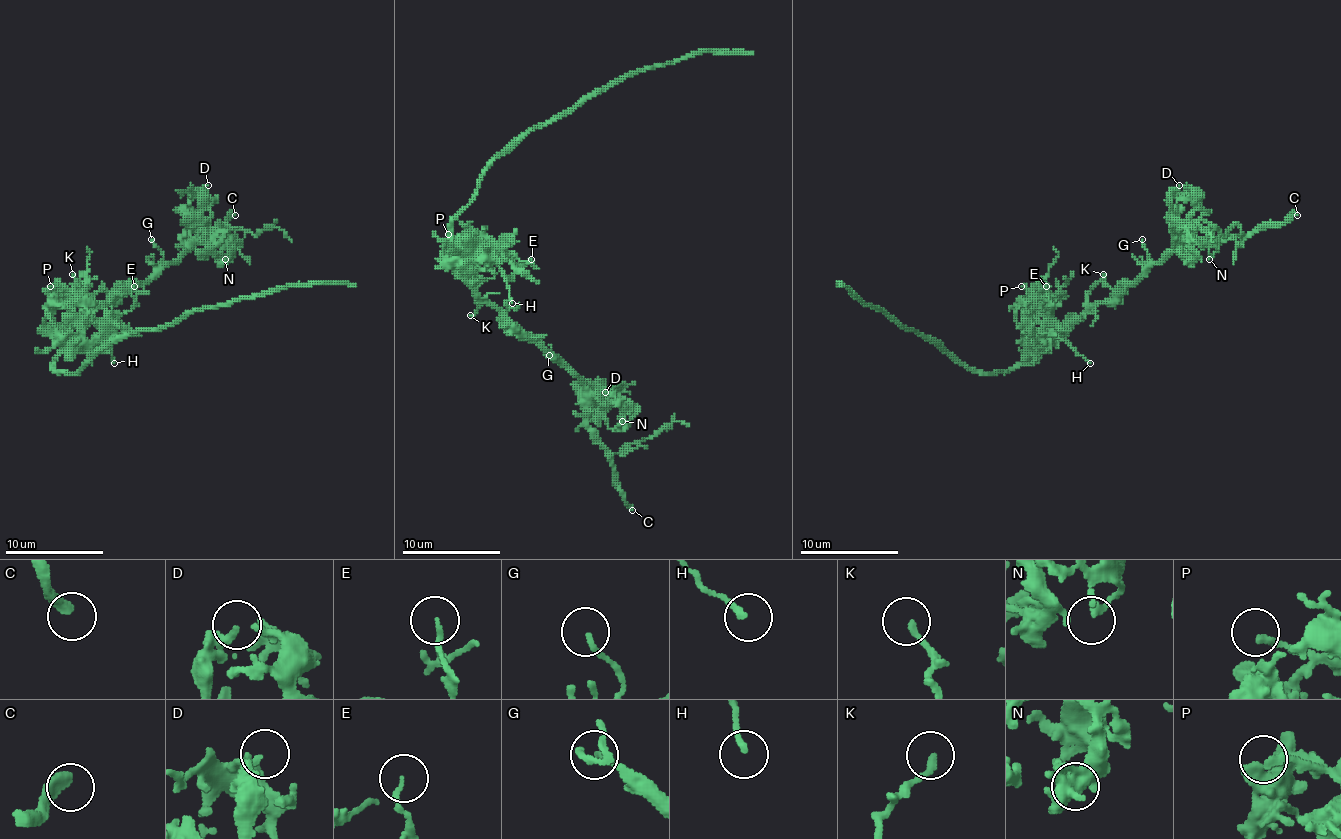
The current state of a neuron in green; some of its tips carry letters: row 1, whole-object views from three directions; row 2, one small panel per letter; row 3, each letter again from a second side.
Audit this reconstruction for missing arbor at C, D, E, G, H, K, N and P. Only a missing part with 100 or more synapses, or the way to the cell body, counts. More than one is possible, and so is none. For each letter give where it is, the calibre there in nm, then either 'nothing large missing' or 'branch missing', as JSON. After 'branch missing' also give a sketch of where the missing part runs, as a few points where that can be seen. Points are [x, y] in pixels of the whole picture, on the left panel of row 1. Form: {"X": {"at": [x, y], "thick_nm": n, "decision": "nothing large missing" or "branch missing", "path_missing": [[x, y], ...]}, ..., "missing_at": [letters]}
{"C": {"at": [235, 215], "thick_nm": 420, "decision": "branch missing", "path_missing": [[235, 215], [250, 210], [269, 210], [301, 190], [301, 180], [289, 171], [269, 188], [269, 198], [277, 200]]}, "D": {"at": [208, 185], "thick_nm": 180, "decision": "nothing large missing"}, "E": {"at": [134, 286], "thick_nm": 140, "decision": "nothing large missing"}, "G": {"at": [151, 239], "thick_nm": 160, "decision": "nothing large missing"}, "H": {"at": [114, 363], "thick_nm": 190, "decision": "nothing large missing"}, "K": {"at": [72, 274], "thick_nm": 200, "decision": "nothing large missing"}, "N": {"at": [225, 259], "thick_nm": 220, "decision": "nothing large missing"}, "P": {"at": [50, 286], "thick_nm": 260, "decision": "nothing large missing"}, "missing_at": ["C"]}

